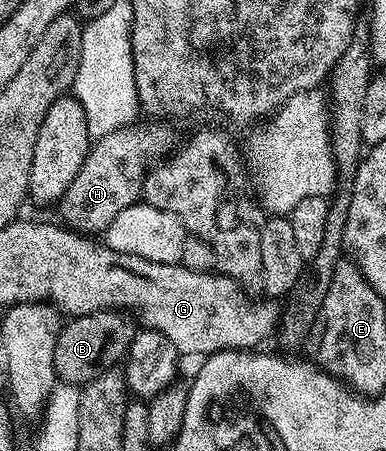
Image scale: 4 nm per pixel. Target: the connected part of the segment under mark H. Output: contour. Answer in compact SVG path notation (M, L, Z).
M147 123L151 124L145 125L144 128L128 126L113 130L91 144L81 170L77 170L77 178L73 178L73 186L65 190L57 205L60 216L58 219L66 227L80 234L106 233L109 222L113 222L113 218L117 218L121 210L140 199L143 163L146 160L158 161L166 157L173 148L171 132L161 125L164 123Z

